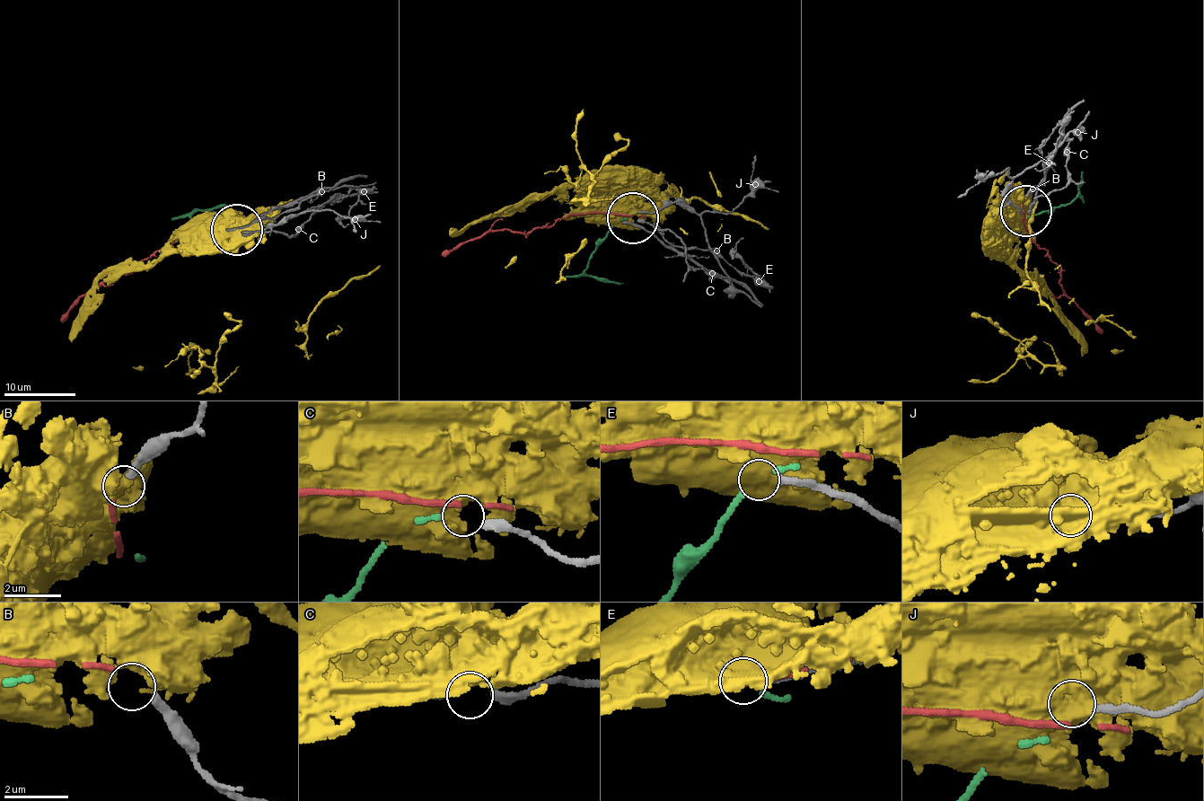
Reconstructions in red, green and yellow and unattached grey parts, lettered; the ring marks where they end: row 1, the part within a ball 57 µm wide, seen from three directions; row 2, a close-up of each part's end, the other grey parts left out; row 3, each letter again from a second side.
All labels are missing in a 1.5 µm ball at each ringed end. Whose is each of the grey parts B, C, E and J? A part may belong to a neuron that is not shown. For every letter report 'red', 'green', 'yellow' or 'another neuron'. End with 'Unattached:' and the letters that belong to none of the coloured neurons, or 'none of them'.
B: red
C: green
E: another neuron
J: another neuron
Unattached: E, J

